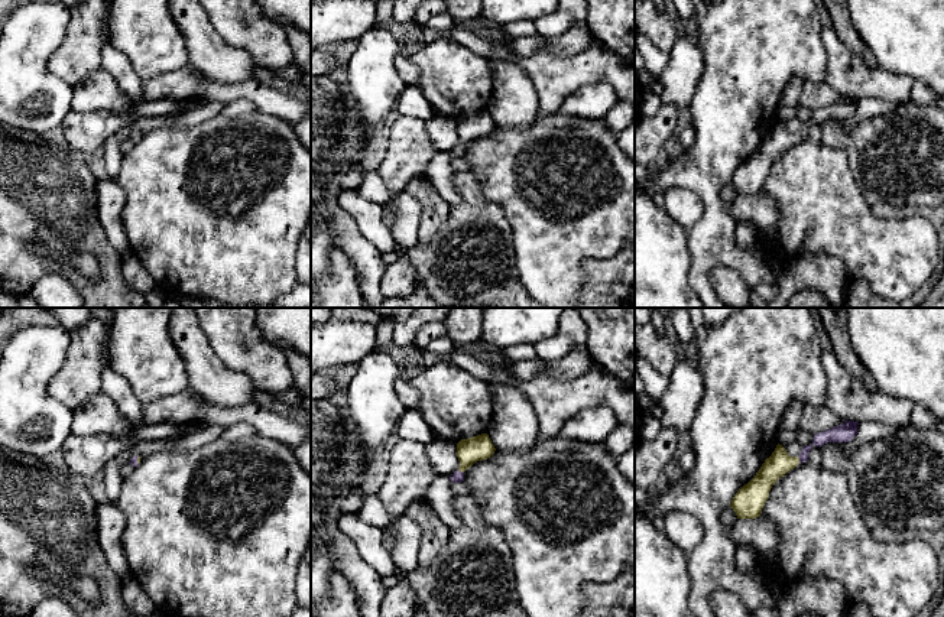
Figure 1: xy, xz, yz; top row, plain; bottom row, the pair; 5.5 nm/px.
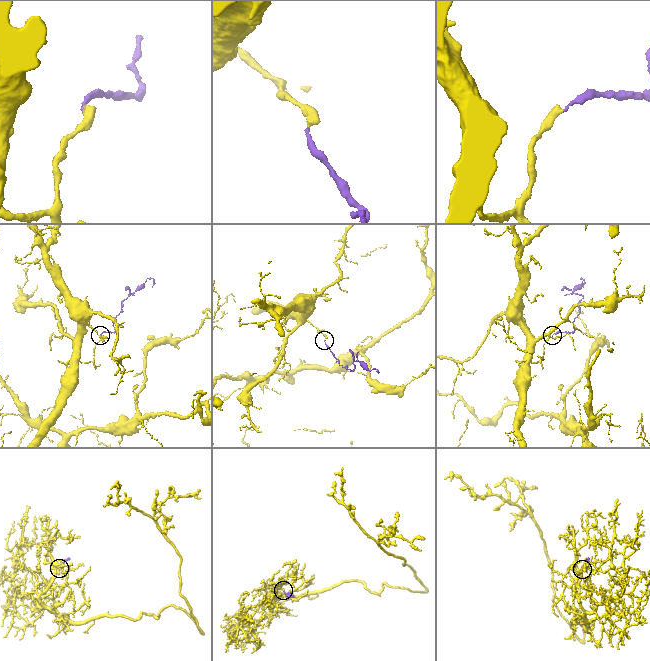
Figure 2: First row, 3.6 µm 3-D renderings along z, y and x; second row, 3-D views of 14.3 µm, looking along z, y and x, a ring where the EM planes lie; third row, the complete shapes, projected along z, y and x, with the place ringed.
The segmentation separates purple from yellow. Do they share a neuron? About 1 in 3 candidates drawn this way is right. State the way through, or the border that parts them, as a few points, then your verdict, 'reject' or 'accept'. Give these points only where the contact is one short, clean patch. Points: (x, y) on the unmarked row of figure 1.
across yz (836, 110), (813, 119), (800, 136), (779, 139) | accept

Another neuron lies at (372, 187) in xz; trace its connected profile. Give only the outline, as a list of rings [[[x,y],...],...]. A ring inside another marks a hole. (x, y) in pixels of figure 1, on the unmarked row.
[[[377,171],[364,173],[356,191],[376,204],[383,204],[390,198],[389,188]]]

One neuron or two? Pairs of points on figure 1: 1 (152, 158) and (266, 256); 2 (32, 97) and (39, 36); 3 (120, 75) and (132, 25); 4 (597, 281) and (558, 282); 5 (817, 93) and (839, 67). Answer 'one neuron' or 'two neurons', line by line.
1: one neuron
2: one neuron
3: two neurons
4: two neurons
5: two neurons

